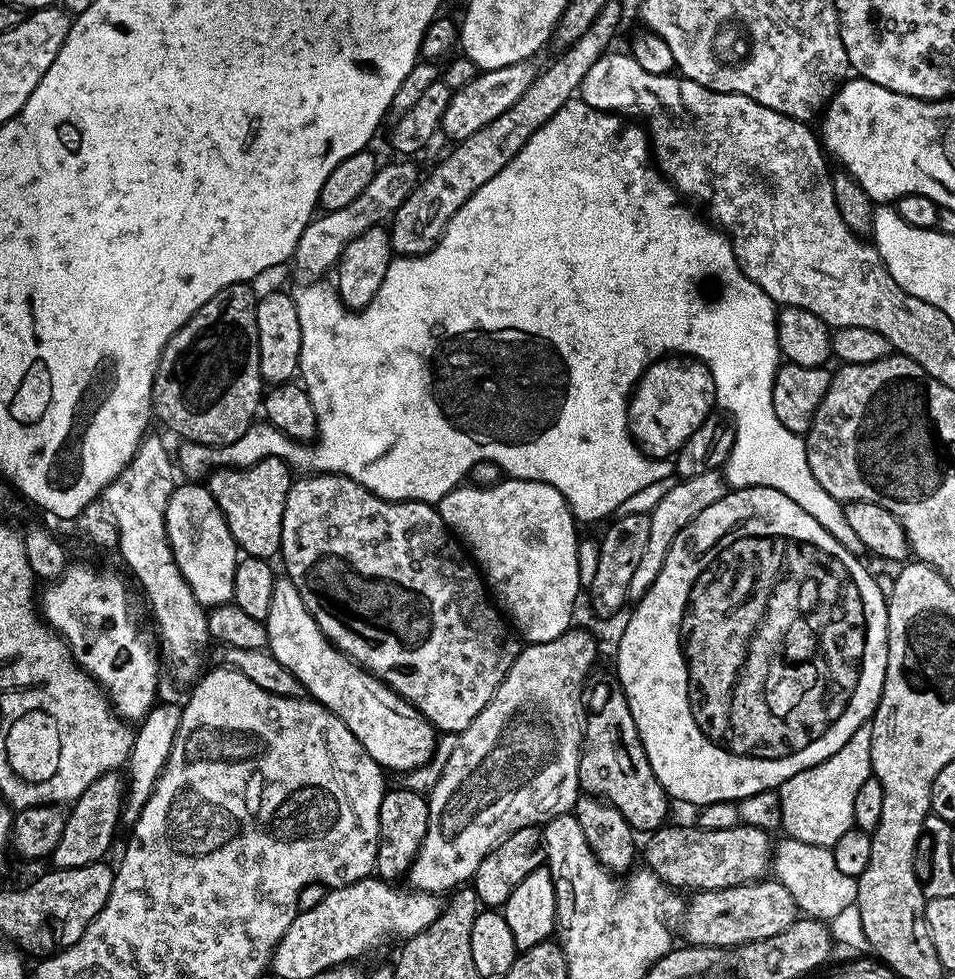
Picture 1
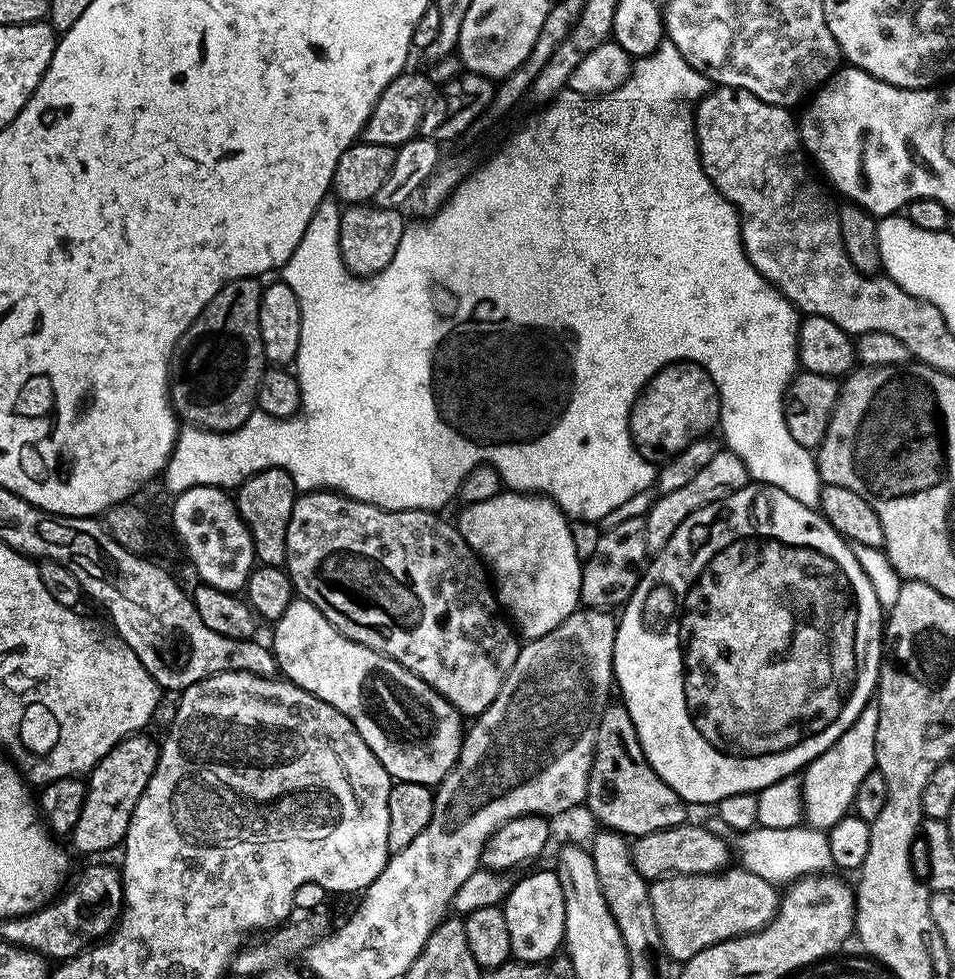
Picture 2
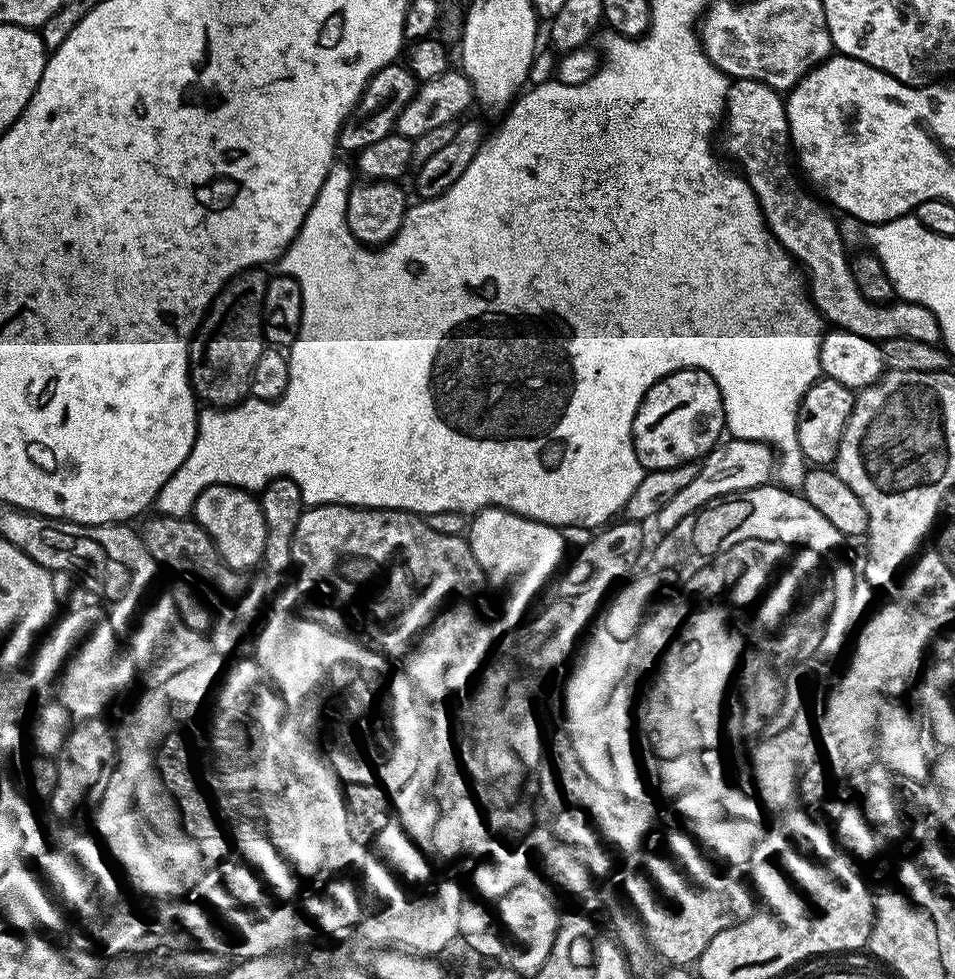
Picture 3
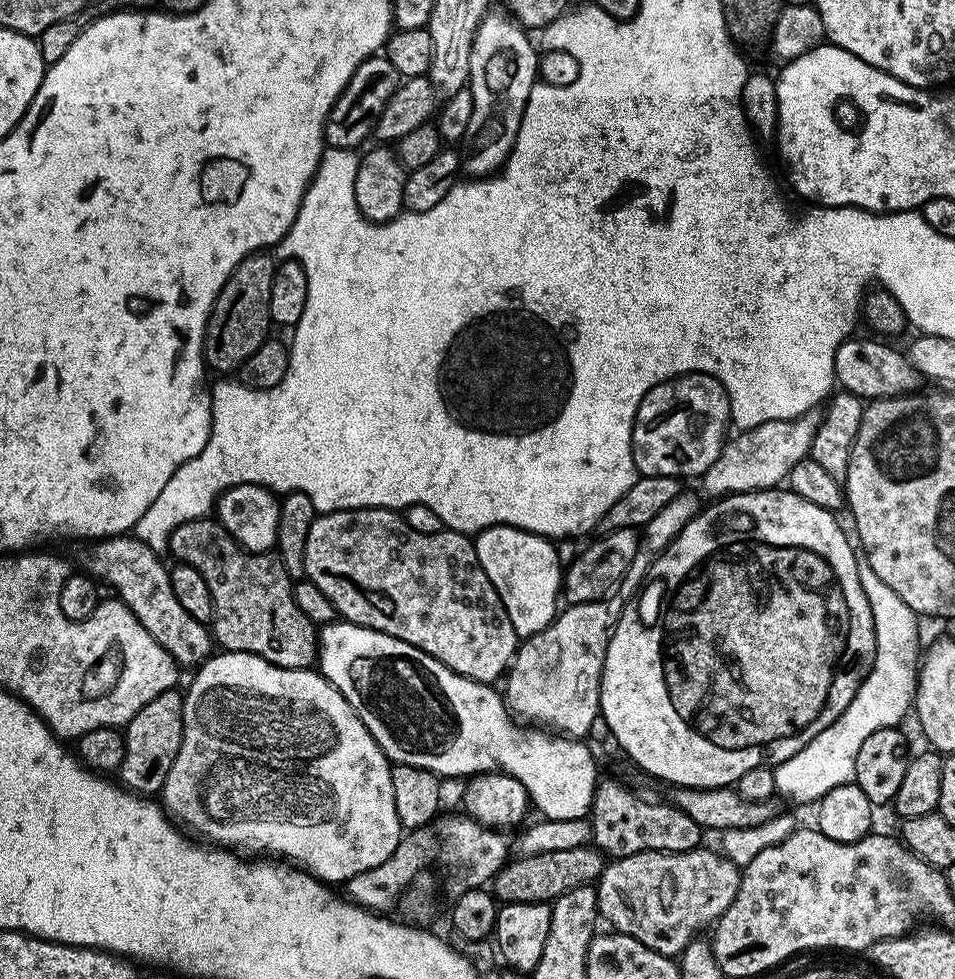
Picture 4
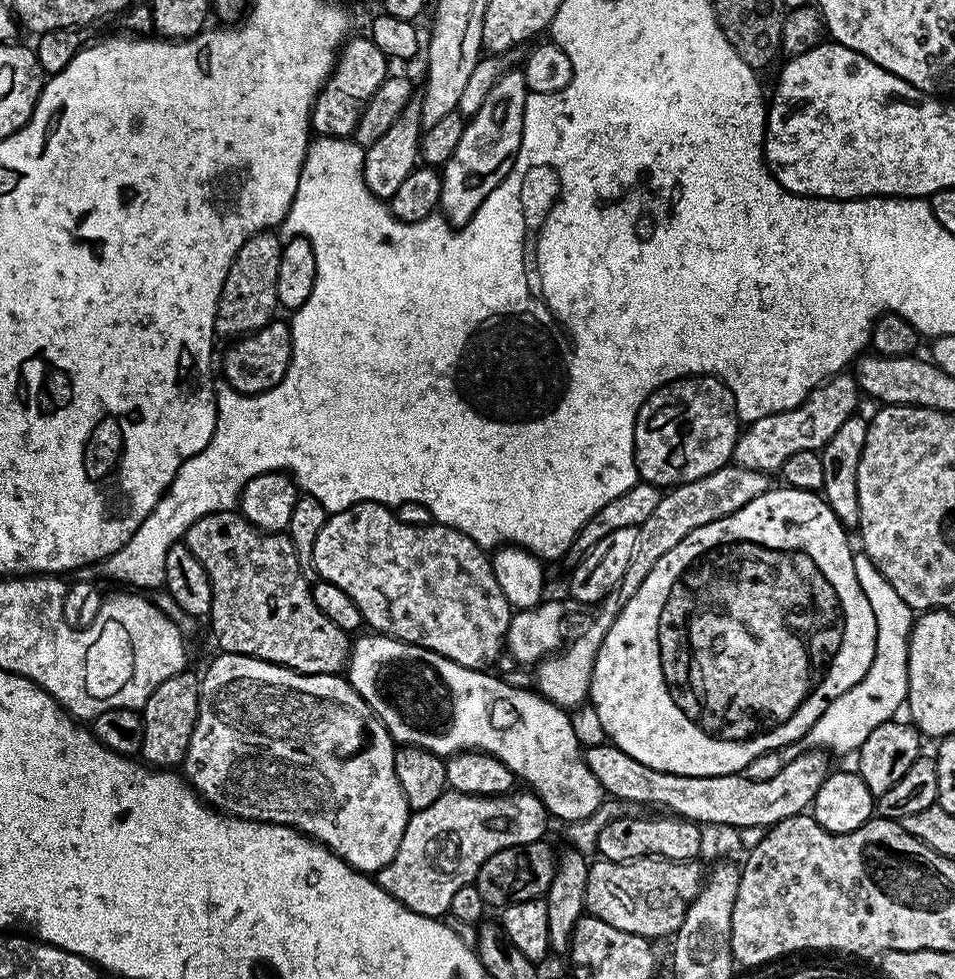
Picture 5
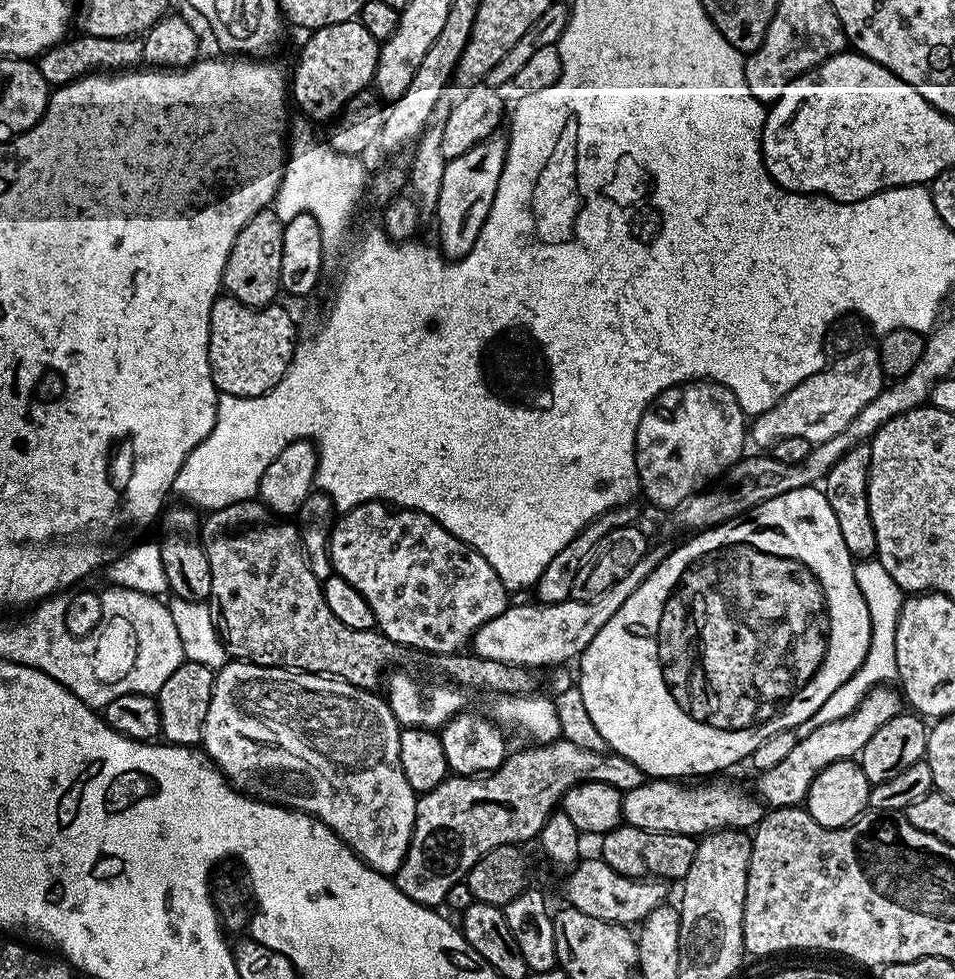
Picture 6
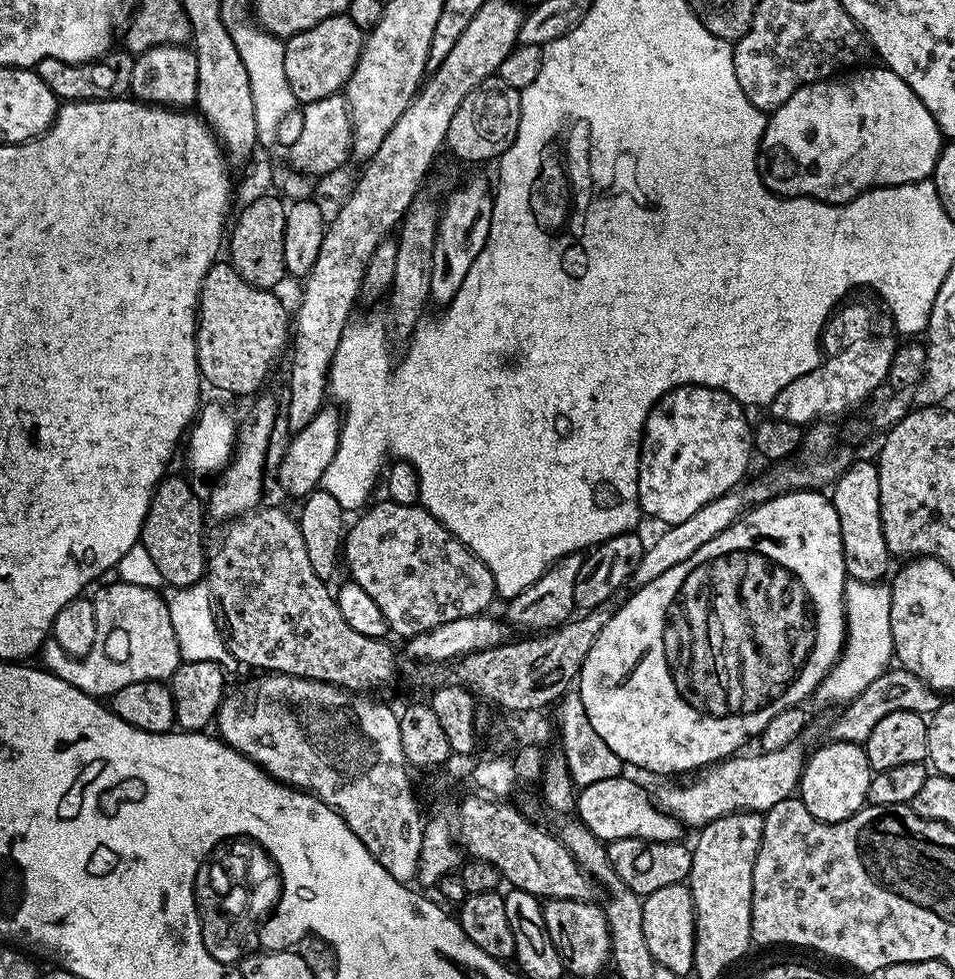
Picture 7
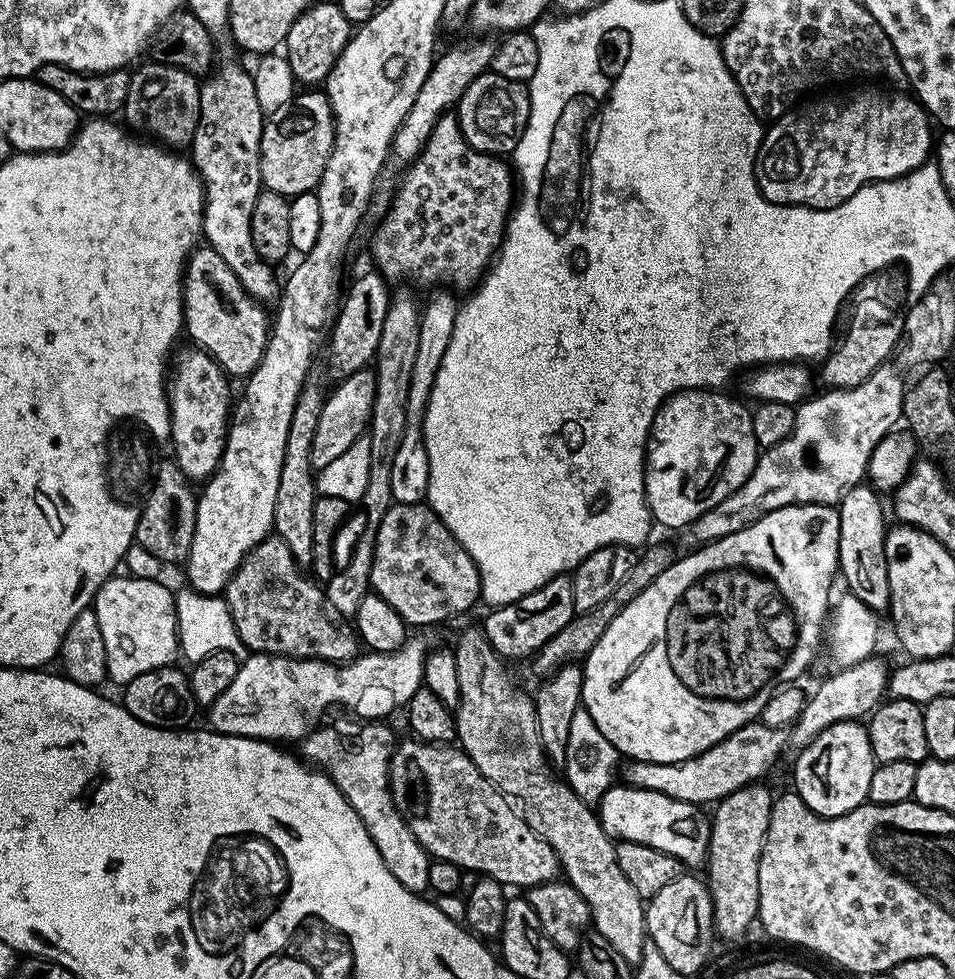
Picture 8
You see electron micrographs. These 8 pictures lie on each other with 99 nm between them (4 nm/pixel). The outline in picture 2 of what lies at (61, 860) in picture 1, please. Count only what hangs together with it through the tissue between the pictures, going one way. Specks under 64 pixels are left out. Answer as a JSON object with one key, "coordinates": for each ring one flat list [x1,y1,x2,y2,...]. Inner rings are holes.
{"coordinates":[[148,734,128,736,118,742,95,764,86,776,84,805,82,814,76,823,76,829,70,833,70,841,80,852,108,852,111,848,119,849,124,843,124,835,130,826,130,818,134,814,134,806,138,806,138,798,142,798,142,790,146,790,146,782,150,782,150,774,154,774,154,766,158,766,160,744,152,741]]}

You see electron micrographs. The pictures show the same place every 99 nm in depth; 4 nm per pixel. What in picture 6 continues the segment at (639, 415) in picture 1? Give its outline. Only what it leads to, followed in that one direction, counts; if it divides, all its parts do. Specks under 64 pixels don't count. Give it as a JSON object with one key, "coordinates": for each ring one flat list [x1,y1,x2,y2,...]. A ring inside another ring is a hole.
{"coordinates":[[690,380,687,384,675,384,673,388,667,388,662,394,658,394,656,399,649,404,646,411,642,414,642,418,638,422,638,430,636,431,636,478,638,481,639,491,644,491,644,496,656,508,666,508,673,510,684,503,689,496,695,495,701,489,706,489,717,478,723,477,724,472,731,468,736,461,741,459,744,451,744,440,746,444,746,413,738,406,738,398,734,398,734,394,726,386,716,384,713,380]]}

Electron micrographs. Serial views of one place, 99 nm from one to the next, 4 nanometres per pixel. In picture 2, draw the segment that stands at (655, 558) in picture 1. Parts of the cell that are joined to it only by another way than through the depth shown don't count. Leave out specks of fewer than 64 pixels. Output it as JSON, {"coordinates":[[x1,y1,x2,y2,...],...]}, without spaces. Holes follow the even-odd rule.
{"coordinates":[[727,450,714,454,714,459,687,486,681,486,679,490,674,490,665,496,657,495,653,499,651,508,644,516,649,553,655,554,664,548,666,542,674,534,674,530,678,530,678,526,682,526,682,522,686,522,686,518,690,514,694,514,694,510,707,504,713,504,717,498,723,498,730,492,736,492,739,488,745,488,749,482,748,470,740,456]]}

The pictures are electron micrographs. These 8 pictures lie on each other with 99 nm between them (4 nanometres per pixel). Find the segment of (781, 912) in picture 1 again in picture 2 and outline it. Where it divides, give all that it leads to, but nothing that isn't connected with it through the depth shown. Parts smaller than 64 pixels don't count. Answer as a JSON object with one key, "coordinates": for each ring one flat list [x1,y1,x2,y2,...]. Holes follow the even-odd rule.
{"coordinates":[[729,866,723,872,711,876,664,876,661,880,651,881,648,893,650,906,654,906,654,922,658,922,664,948,676,962,689,960,694,954,706,950,706,946,714,946,723,940,732,940,736,936,765,928,775,918,776,909,780,907,777,885,741,866]]}

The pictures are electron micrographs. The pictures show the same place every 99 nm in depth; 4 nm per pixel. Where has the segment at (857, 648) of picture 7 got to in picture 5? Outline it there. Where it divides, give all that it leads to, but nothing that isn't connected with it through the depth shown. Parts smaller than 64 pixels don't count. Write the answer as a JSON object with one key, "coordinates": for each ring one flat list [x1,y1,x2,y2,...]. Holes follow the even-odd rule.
{"coordinates":[[862,550,854,554,854,570,859,586,874,610,877,634,874,662,860,682,830,702,821,718,804,735,817,746,823,746,825,751,833,750,836,754,859,751,874,729,893,719,899,708,901,711,908,696,908,638,912,632,914,610,895,593]]}

